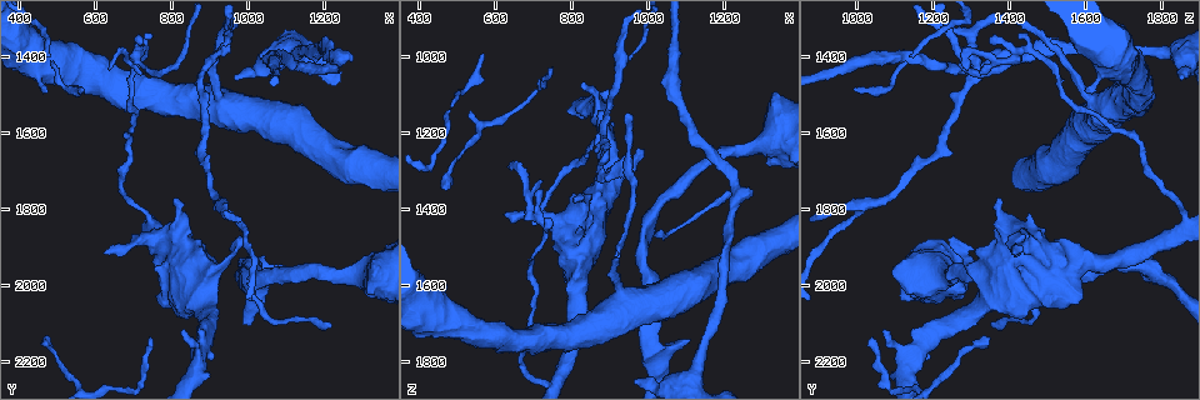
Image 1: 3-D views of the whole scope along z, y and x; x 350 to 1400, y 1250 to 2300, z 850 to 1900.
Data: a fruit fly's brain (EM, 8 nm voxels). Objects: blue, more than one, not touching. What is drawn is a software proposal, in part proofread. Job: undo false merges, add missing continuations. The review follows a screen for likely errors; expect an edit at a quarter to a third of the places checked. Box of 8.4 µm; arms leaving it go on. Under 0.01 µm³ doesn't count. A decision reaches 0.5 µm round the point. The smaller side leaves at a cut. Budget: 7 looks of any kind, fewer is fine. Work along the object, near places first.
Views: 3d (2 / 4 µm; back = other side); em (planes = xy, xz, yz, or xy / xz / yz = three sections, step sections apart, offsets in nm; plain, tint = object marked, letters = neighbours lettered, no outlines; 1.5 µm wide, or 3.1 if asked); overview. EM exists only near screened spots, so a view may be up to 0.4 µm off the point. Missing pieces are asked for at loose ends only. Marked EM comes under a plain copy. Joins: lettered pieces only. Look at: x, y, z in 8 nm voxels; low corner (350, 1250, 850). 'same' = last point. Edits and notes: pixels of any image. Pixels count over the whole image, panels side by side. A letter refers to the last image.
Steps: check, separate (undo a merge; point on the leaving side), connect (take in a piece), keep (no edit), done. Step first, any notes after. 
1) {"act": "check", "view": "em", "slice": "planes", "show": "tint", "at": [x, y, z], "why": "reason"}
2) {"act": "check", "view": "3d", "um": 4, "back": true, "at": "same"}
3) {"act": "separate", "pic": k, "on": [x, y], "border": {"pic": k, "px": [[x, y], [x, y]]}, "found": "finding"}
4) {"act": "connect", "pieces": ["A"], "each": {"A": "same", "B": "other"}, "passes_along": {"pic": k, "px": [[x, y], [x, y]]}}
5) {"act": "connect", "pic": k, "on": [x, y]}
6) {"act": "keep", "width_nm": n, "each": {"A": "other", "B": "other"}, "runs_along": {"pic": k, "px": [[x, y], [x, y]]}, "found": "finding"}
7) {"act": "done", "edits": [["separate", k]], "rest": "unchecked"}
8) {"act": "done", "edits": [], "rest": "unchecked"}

{"act": "check", "view": "3d", "um": 2, "at": [745, 2140, 1040], "why": "branch stops here"}

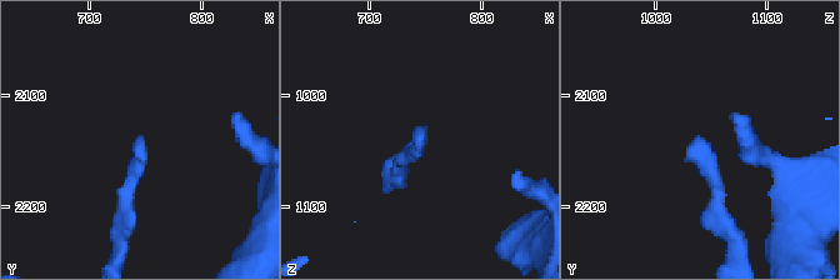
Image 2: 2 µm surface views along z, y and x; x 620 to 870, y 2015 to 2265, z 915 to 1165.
{"act": "check", "view": "em", "slice": "planes", "show": "letters", "at": [744, 2136, 1036], "why": "need the tissue"}

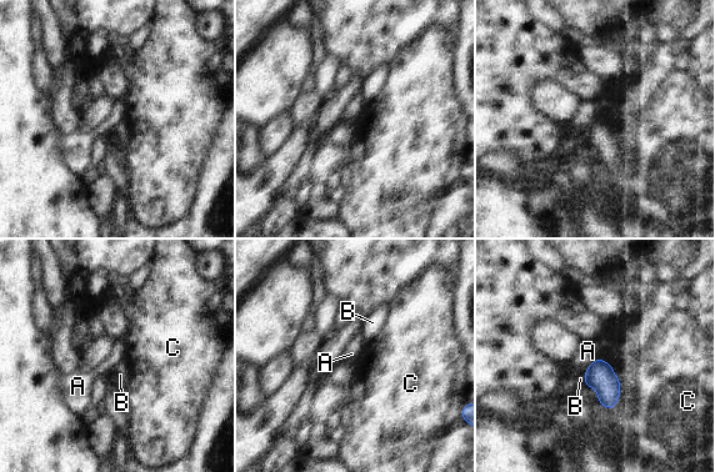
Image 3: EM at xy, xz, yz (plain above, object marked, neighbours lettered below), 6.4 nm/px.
{"act": "keep", "width_nm": 180, "each": {"A": "other", "B": "other", "C": "other"}, "border": {"pic": 3, "px": [[599, 357], [586, 368]]}, "found": "none of them fits"}

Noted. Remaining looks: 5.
{"act": "check", "view": "3d", "um": 2, "at": [720, 1890, 1415], "why": "calibre changes"}

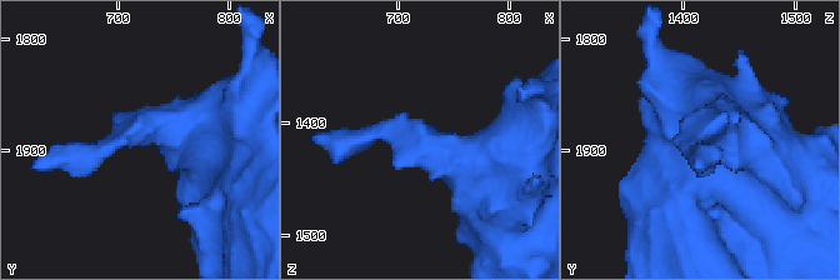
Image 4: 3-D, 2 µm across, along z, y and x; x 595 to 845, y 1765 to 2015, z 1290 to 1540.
{"act": "check", "view": "em", "um": 3.1, "slice": "planes", "show": "tint", "at": [712, 1884, 1418], "why": "need the tissue"}

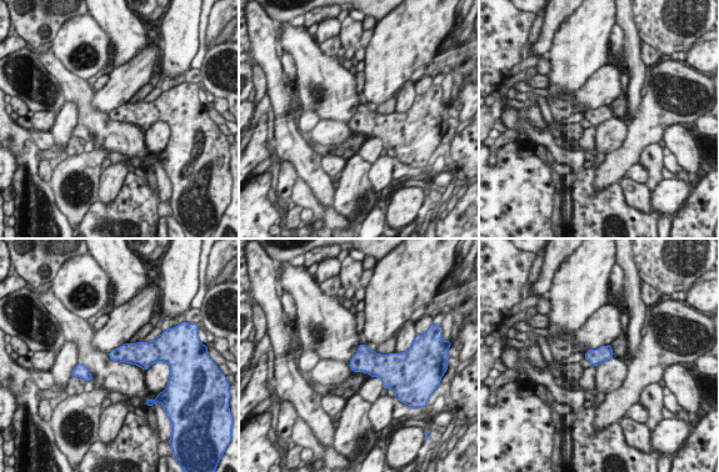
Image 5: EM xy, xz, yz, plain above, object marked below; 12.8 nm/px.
{"act": "check", "view": "em", "um": 3.1, "slice": "planes", "show": "letters", "at": "same", "why": "see the neighbours"}

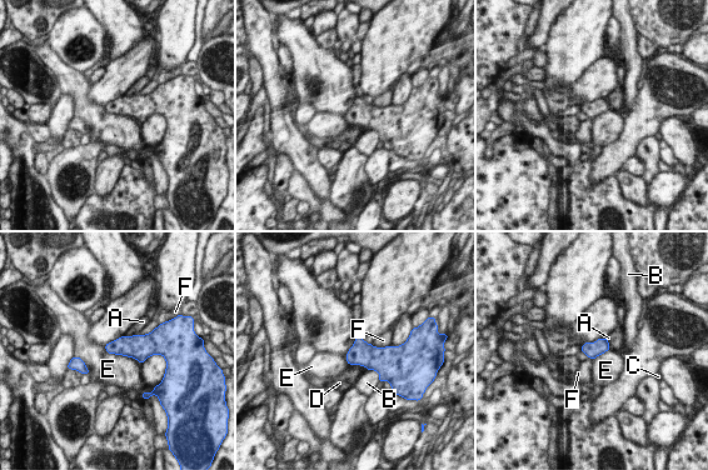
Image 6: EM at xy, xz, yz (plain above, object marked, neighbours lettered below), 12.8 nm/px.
{"act": "keep", "longest_contact_nm": ["E", 340], "each": {"A": "other", "B": "other", "C": "other", "D": "other", "E": "other", "F": "other"}, "found": "one neuron here"}

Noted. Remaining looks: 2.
{"act": "done", "edits": [], "rest": "unchecked"}

